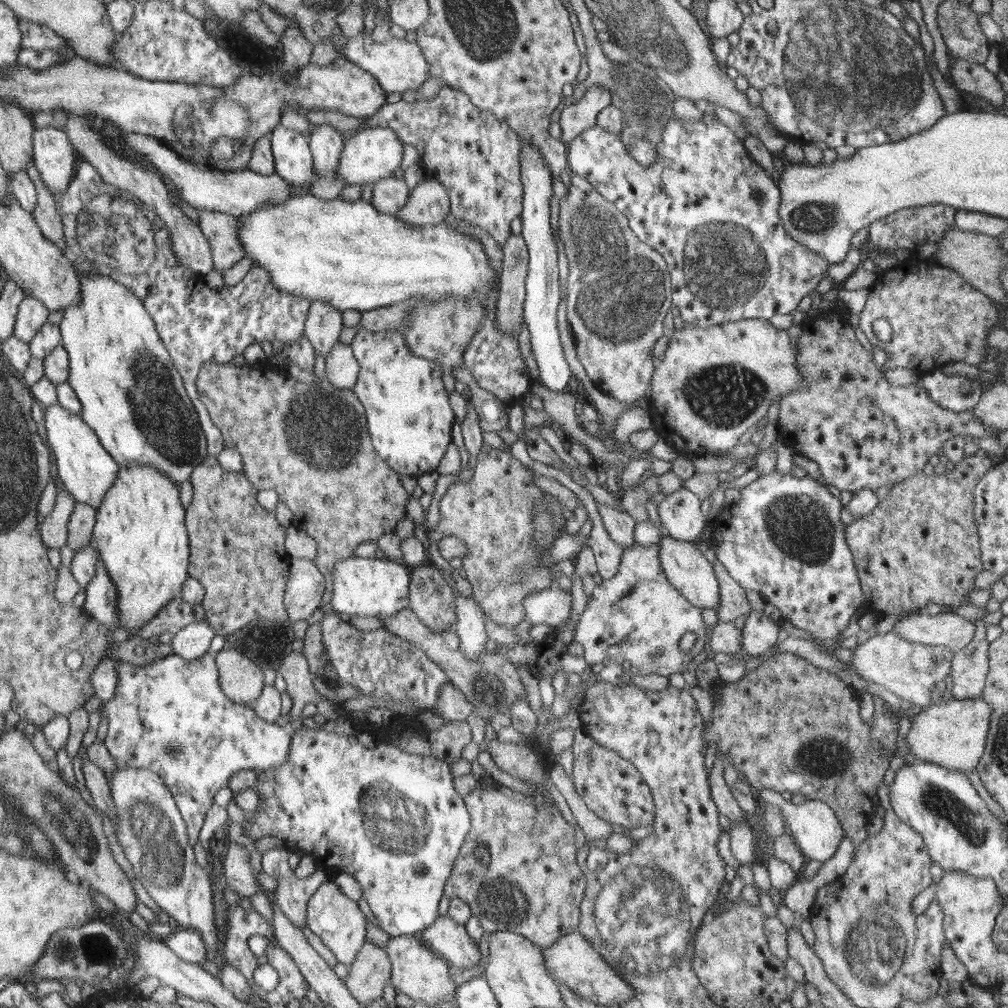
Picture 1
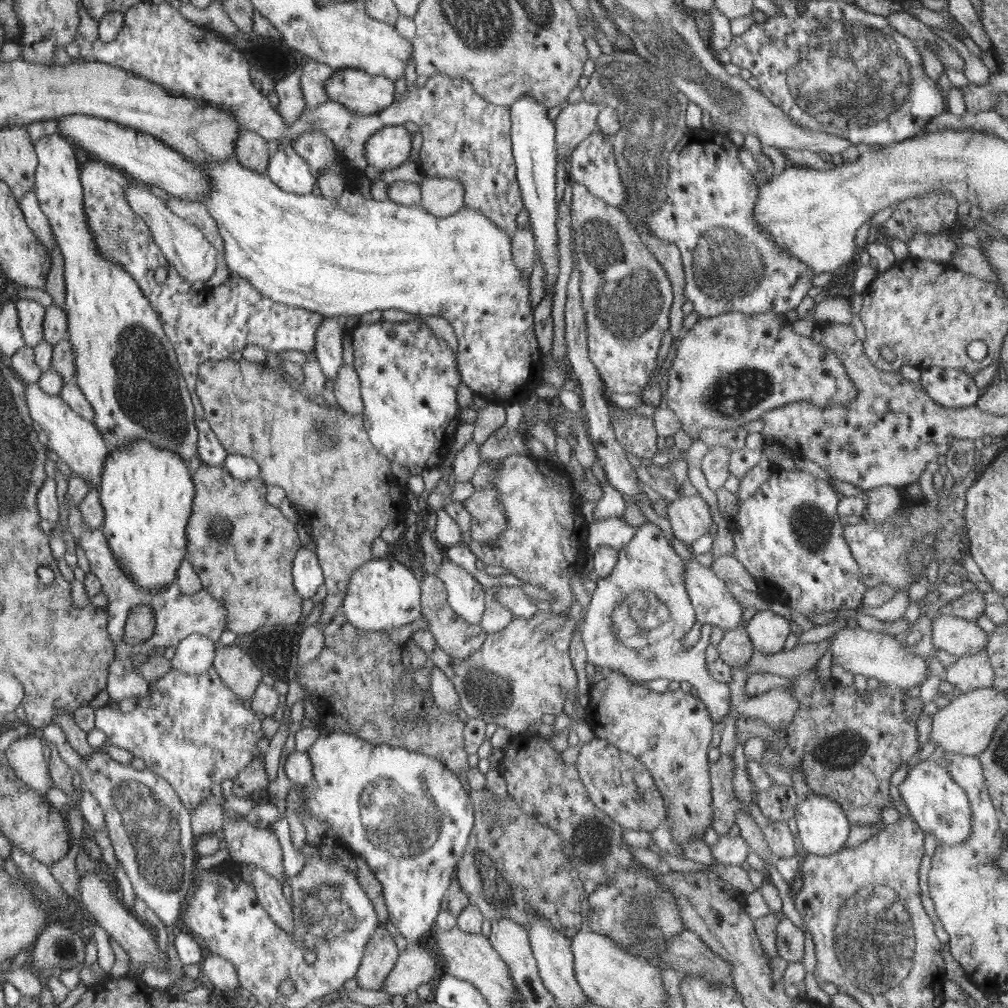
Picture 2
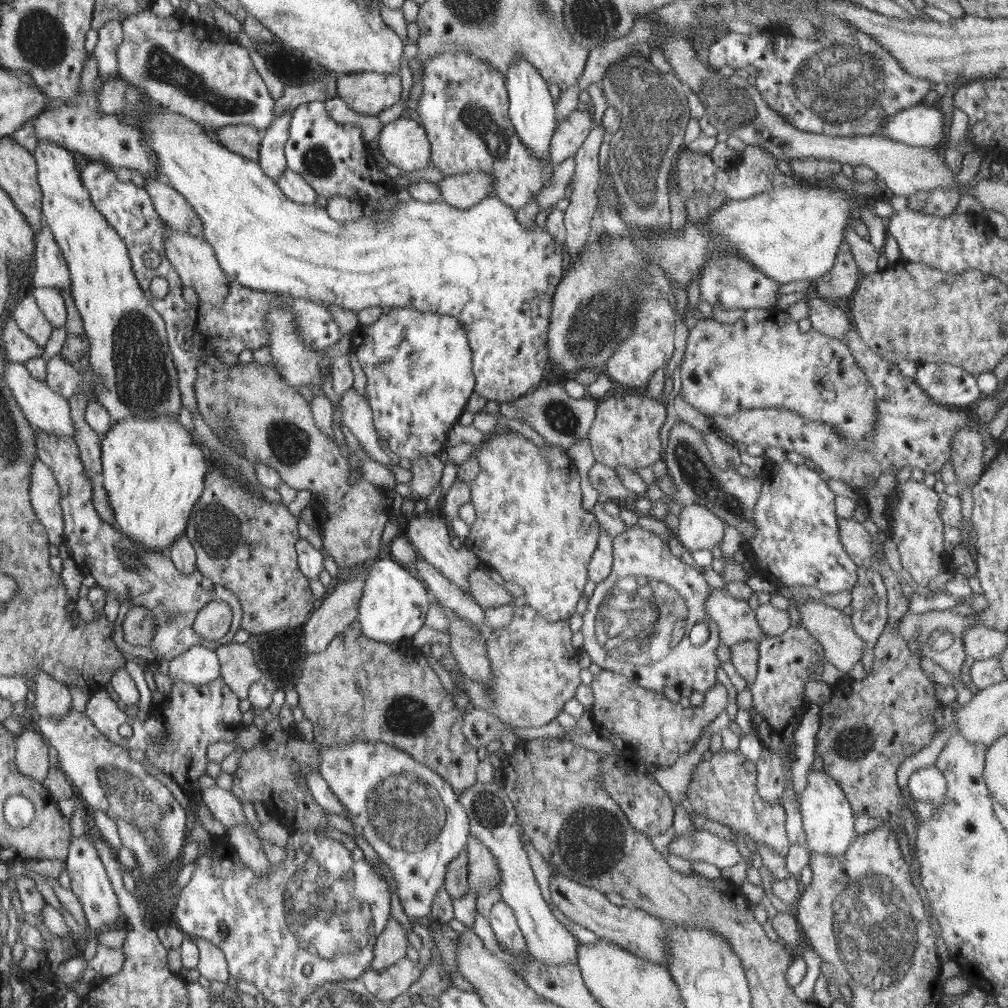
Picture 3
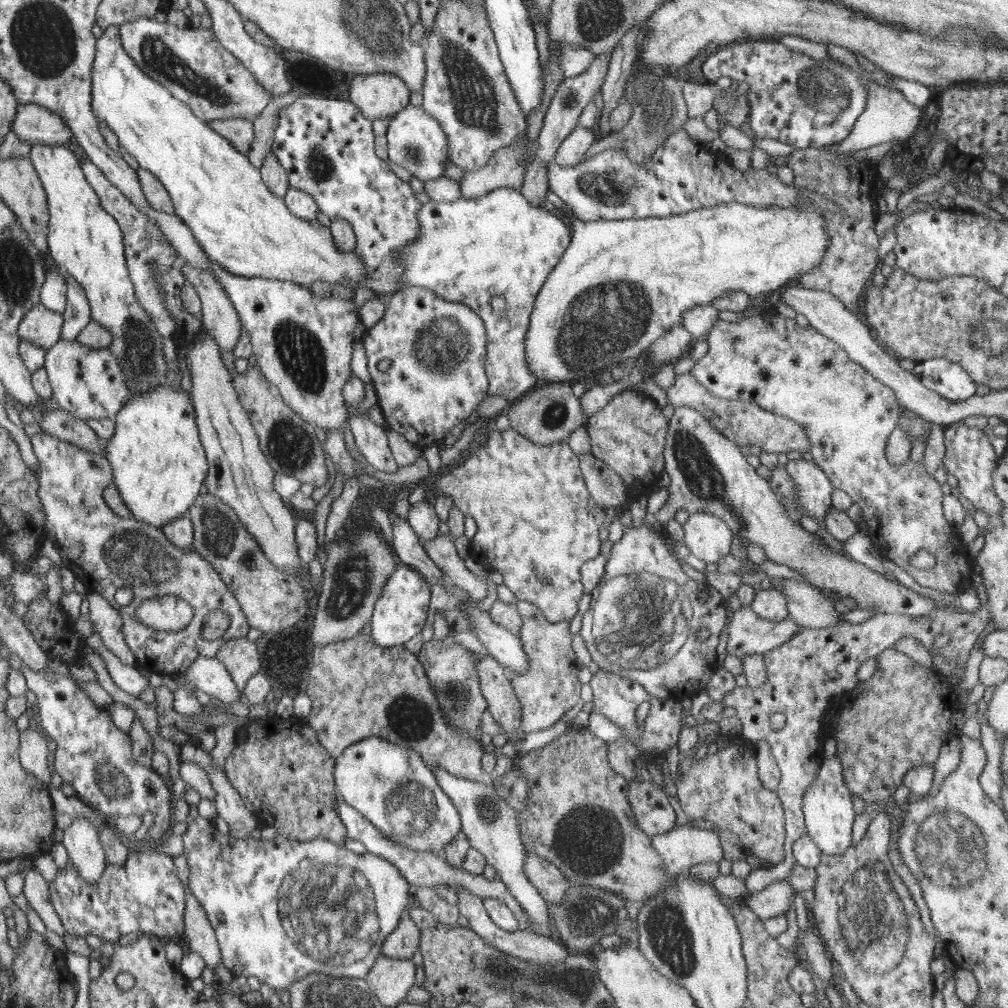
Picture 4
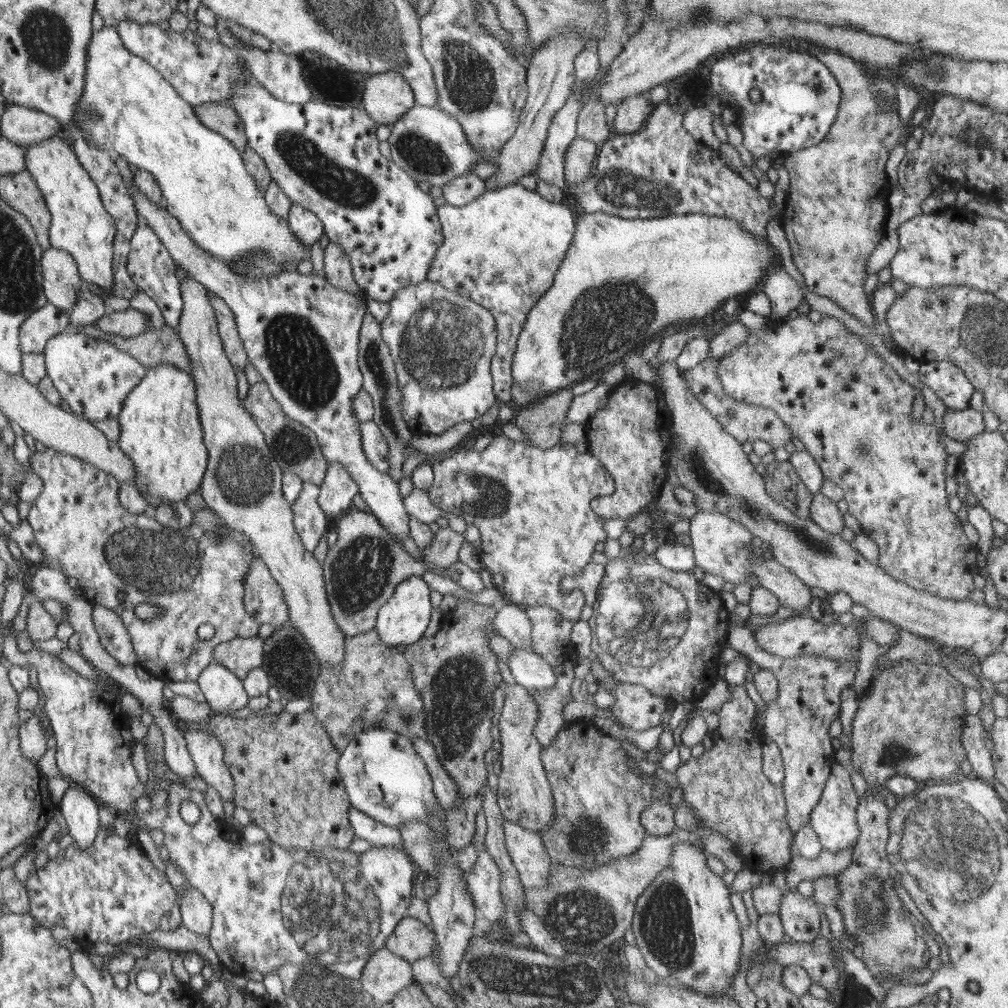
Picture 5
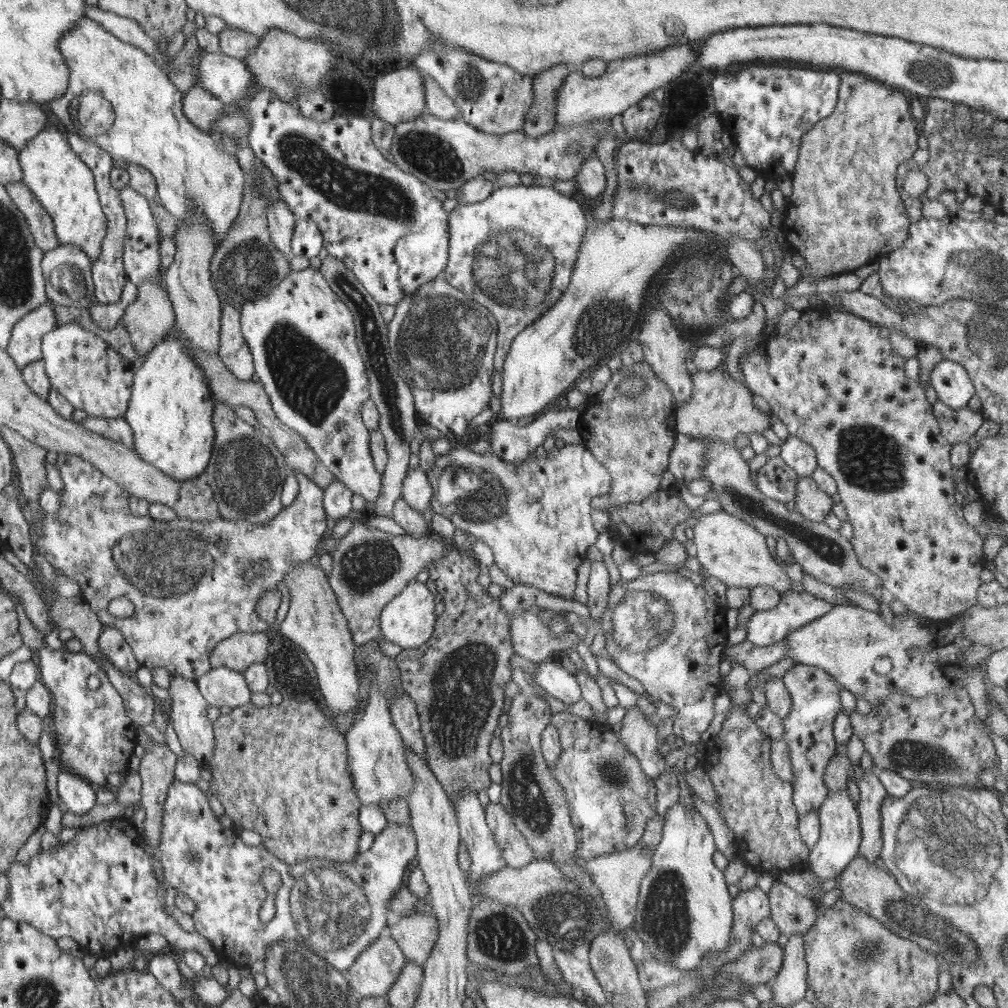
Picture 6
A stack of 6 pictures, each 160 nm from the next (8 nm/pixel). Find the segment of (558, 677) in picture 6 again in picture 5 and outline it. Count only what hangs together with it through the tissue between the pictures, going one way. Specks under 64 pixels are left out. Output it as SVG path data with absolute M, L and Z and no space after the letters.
M515 647L508 665L516 683L532 692L557 684L558 676L550 662L534 650Z

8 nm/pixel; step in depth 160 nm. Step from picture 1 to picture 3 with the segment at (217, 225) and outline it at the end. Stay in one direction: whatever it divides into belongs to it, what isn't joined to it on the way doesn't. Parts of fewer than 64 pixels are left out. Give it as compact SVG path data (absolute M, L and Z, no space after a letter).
M152 177L146 179L145 183L156 212L167 226L180 232L188 232L192 236L203 236L201 217L177 190L167 182Z

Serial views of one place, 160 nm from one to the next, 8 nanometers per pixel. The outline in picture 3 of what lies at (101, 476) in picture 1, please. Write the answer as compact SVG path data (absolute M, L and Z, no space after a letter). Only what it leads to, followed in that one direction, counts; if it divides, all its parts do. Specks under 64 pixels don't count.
M5 358L3 364L3 378L9 384L10 390L17 398L18 405L21 406L21 411L27 420L36 424L40 431L52 433L57 437L70 436L73 438L76 428L73 423L72 406L70 406L69 400L53 392L44 382L36 380L23 363Z

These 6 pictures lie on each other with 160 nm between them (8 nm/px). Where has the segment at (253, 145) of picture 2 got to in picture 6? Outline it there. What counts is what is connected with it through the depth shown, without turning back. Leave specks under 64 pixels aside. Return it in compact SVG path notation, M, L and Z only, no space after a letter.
M190 87L184 93L182 104L189 120L206 133L213 131L213 124L221 119L225 107L224 101L204 87Z

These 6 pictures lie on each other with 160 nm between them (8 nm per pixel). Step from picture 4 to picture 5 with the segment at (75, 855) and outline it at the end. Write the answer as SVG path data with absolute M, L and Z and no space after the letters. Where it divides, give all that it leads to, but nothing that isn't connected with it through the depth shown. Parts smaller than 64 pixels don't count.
M72 784L66 790L59 809L74 844L83 849L92 846L101 825L98 820L99 803L80 785Z

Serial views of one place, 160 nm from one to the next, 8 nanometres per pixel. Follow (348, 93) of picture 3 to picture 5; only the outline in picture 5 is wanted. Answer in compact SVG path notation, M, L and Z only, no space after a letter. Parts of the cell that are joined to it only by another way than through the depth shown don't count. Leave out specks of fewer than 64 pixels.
M398 71L369 75L364 87L364 110L378 124L393 125L414 107L410 84Z

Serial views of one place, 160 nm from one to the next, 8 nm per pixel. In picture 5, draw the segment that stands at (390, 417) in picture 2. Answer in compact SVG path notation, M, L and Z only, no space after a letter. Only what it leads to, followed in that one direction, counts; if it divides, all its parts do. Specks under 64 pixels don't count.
M428 279L422 283L410 286L397 293L392 300L392 310L386 317L386 320L380 324L380 336L382 340L386 341L389 346L393 361L395 362L397 371L397 377L399 380L398 388L402 392L402 401L400 401L400 408L402 408L402 414L404 420L407 422L408 428L414 435L440 435L444 434L449 428L452 428L454 424L458 422L477 423L479 418L490 408L494 408L494 405L498 405L500 401L498 396L494 393L494 377L493 377L493 359L498 350L498 328L496 321L489 310L482 305L477 305L476 302L469 300L468 297L458 295L454 291L450 291L444 288L442 285L436 282L430 282Z

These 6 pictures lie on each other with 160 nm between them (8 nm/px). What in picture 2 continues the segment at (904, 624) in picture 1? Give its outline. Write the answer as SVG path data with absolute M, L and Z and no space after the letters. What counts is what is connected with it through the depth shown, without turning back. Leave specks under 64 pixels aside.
M939 614L932 620L932 640L935 648L943 649L959 658L987 648L990 636L976 621L970 622L948 614Z

